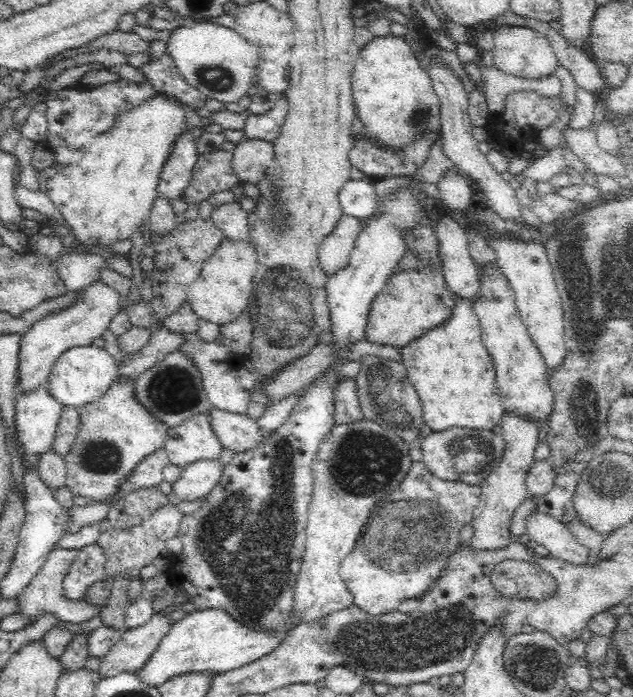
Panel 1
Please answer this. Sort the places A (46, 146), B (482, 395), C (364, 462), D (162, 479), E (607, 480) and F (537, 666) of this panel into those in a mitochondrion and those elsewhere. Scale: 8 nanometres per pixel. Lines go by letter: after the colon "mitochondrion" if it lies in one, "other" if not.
A: other
B: other
C: mitochondrion
D: other
E: mitochondrion
F: mitochondrion

